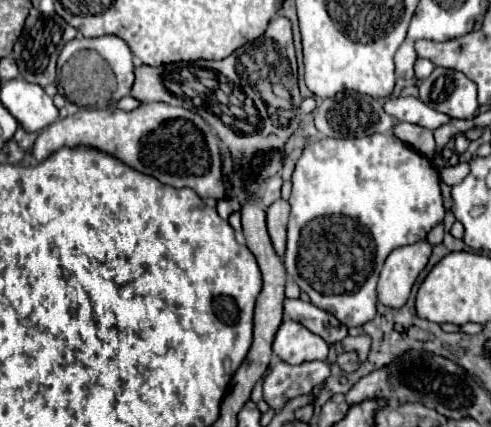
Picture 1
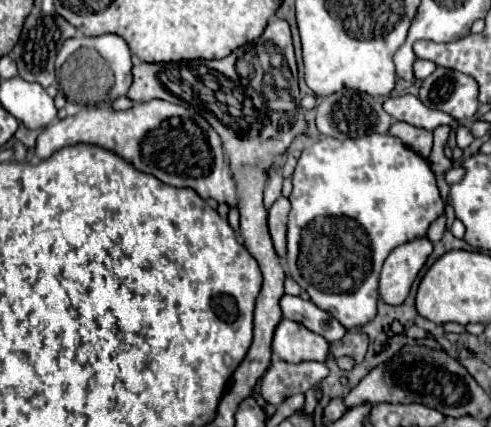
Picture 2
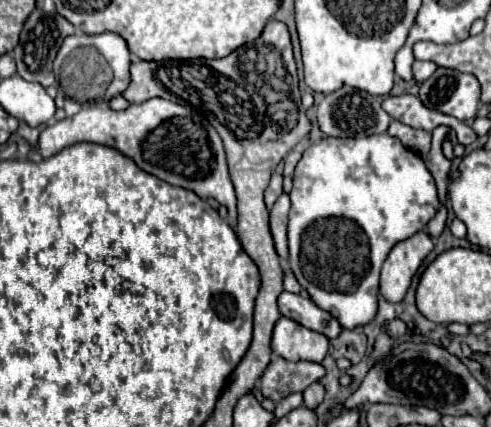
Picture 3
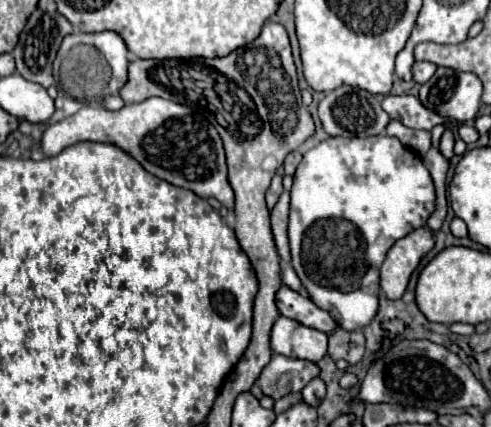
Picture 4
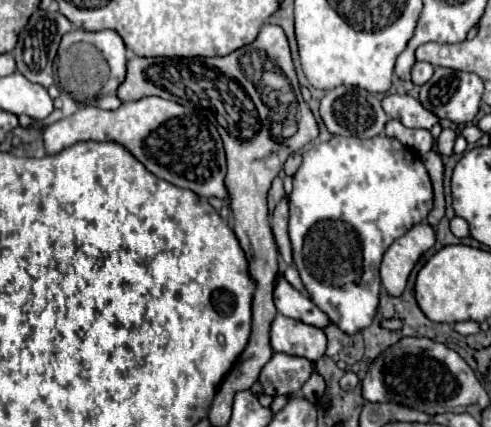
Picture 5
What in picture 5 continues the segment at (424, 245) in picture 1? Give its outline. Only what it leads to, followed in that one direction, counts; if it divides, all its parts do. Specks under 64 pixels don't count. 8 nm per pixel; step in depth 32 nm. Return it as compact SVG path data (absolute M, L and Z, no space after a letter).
M424 222L406 232L386 250L380 266L380 280L388 296L400 296L404 292L410 272L418 264L420 256L434 246L434 240L434 228Z

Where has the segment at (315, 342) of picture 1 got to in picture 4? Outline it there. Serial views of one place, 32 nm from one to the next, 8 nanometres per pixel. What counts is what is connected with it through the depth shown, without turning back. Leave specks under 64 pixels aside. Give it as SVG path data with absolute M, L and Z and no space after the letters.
M280 316L272 328L272 350L286 358L320 362L328 350L328 336Z

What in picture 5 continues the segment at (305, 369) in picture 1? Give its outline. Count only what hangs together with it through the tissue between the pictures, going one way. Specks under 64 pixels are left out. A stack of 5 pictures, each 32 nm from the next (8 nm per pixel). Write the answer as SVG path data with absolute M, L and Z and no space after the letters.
M274 354L260 372L260 384L264 394L272 398L296 394L312 376L312 372L314 364L310 360L288 354Z

